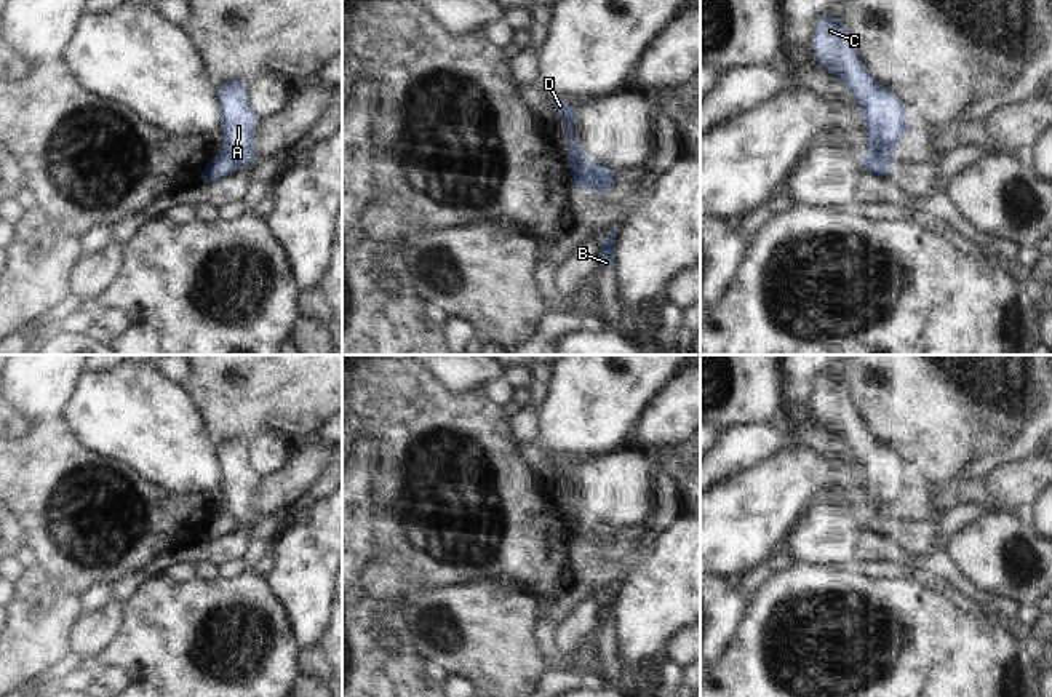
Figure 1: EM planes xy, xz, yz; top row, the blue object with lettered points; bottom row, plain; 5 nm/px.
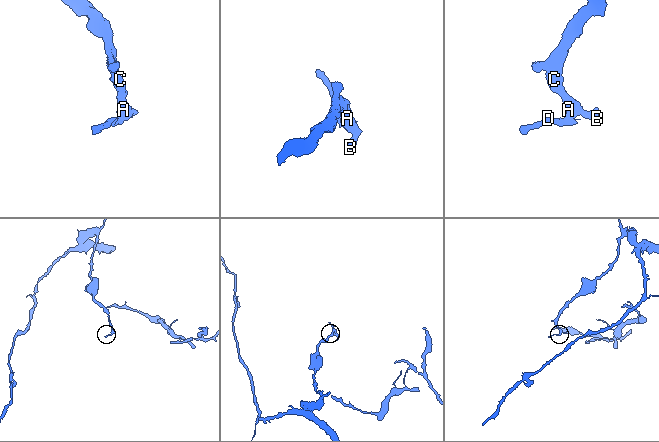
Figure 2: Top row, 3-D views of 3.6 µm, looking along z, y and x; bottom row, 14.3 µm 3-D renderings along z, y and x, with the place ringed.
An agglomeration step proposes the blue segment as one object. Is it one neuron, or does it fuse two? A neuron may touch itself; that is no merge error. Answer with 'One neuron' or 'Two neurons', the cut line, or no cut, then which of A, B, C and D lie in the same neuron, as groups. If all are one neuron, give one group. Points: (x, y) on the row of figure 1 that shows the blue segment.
Two neurons. Split along xz (589, 162), (589, 171), (584, 178), (587, 187). Groups: A B C / D

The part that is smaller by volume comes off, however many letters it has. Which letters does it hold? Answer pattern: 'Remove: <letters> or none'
Remove: D

